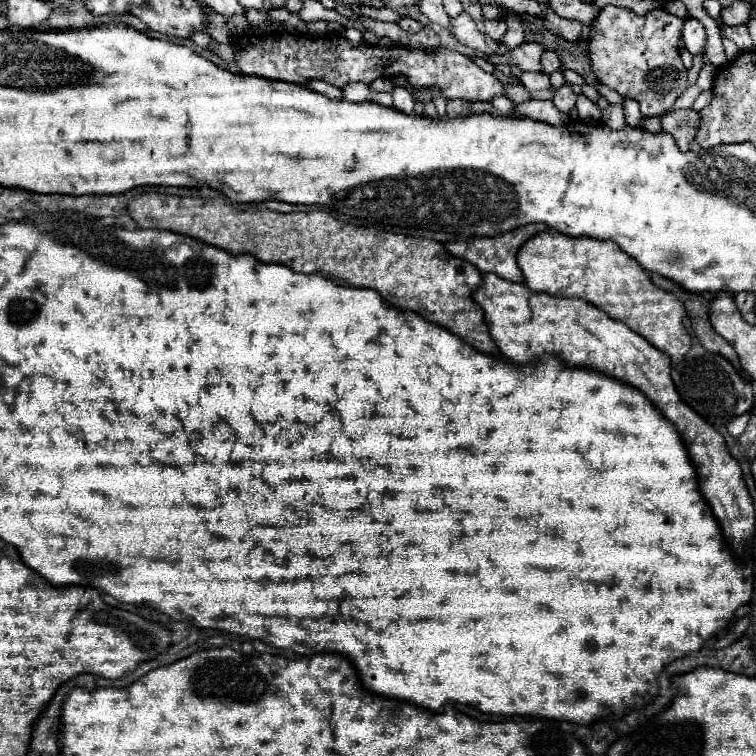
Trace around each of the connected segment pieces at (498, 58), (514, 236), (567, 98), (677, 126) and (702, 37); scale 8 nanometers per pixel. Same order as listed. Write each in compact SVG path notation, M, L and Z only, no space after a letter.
M523 43L517 49L509 51L507 55L491 55L491 63L495 65L517 65L523 71L537 71L543 73L539 57L543 47L539 43Z
M529 223L529 225L523 225L523 227L517 227L513 231L507 231L505 235L495 235L495 237L475 237L471 241L449 241L445 243L443 247L457 255L457 257L463 257L467 259L469 263L473 263L481 273L495 273L499 275L501 279L507 279L507 281L515 281L515 283L523 283L523 275L521 275L521 269L517 265L517 251L519 247L531 239L535 233L541 233L545 231L547 227L543 223Z
M563 85L561 89L555 91L553 103L561 113L569 113L575 107L575 101L577 101L577 95L573 93L573 89L569 85Z
M681 109L675 113L661 115L661 123L663 131L675 137L681 151L687 151L695 141L695 129L701 123L701 115L693 109Z
M689 17L683 25L683 33L681 33L681 39L683 39L683 45L685 49L691 53L691 55L701 55L703 49L705 49L705 41L707 41L707 35L705 35L705 27Z

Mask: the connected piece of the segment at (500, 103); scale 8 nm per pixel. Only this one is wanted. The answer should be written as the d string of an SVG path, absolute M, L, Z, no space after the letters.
M503 95L493 97L493 99L491 99L491 105L493 105L493 113L497 113L497 115L509 115L509 113L513 111L513 107L515 107L515 103L509 101L509 99L503 97Z

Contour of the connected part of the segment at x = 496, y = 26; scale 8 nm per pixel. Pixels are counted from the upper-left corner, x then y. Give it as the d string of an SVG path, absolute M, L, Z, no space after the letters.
M485 21L485 33L493 39L499 41L507 31L507 23L505 21Z

